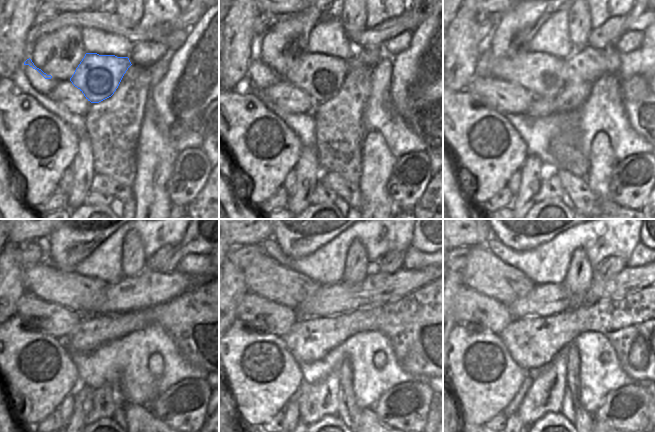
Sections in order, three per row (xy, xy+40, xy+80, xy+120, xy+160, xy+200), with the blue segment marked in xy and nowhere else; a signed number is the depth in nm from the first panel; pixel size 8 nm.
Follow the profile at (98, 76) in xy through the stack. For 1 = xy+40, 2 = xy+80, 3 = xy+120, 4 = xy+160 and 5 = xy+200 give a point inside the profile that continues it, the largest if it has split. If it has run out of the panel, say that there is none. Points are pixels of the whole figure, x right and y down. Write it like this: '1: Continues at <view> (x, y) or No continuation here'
1: Continues at xy+40 (321, 76)
2: Continues at xy+80 (540, 73)
3: Continues at xy+120 (81, 294)
4: Continues at xy+160 (264, 276)
5: Continues at xy+200 (483, 272)

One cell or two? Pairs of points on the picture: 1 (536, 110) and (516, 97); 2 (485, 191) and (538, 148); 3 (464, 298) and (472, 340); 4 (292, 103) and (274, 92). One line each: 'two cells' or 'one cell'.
1: two cells
2: two cells
3: two cells
4: one cell

